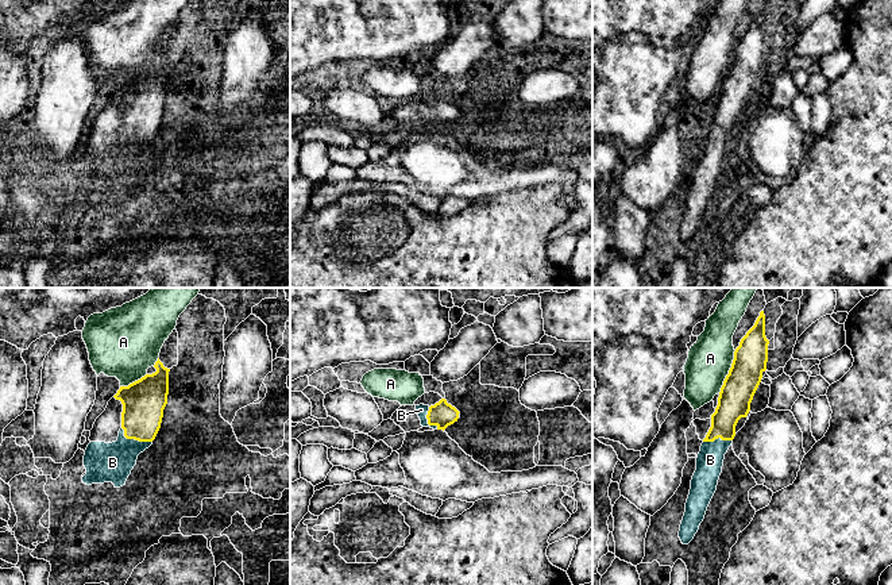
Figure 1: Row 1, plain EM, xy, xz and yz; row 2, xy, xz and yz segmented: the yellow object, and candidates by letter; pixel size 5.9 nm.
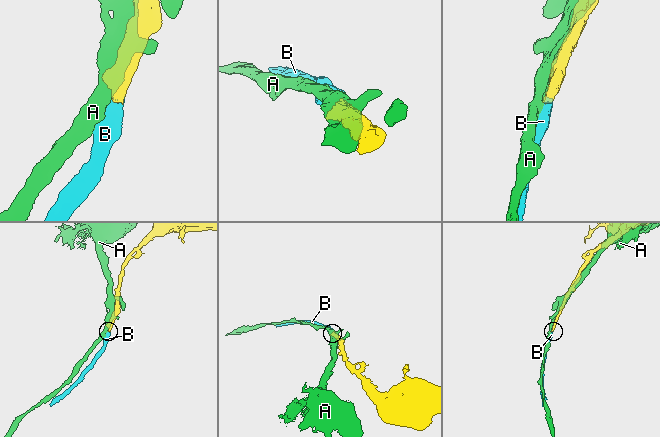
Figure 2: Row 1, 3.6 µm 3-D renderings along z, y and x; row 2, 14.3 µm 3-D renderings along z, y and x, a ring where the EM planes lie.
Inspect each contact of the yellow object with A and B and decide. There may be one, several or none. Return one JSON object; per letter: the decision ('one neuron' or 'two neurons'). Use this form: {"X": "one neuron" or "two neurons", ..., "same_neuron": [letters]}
{"A": "two neurons", "B": "one neuron", "same_neuron": ["B"]}

